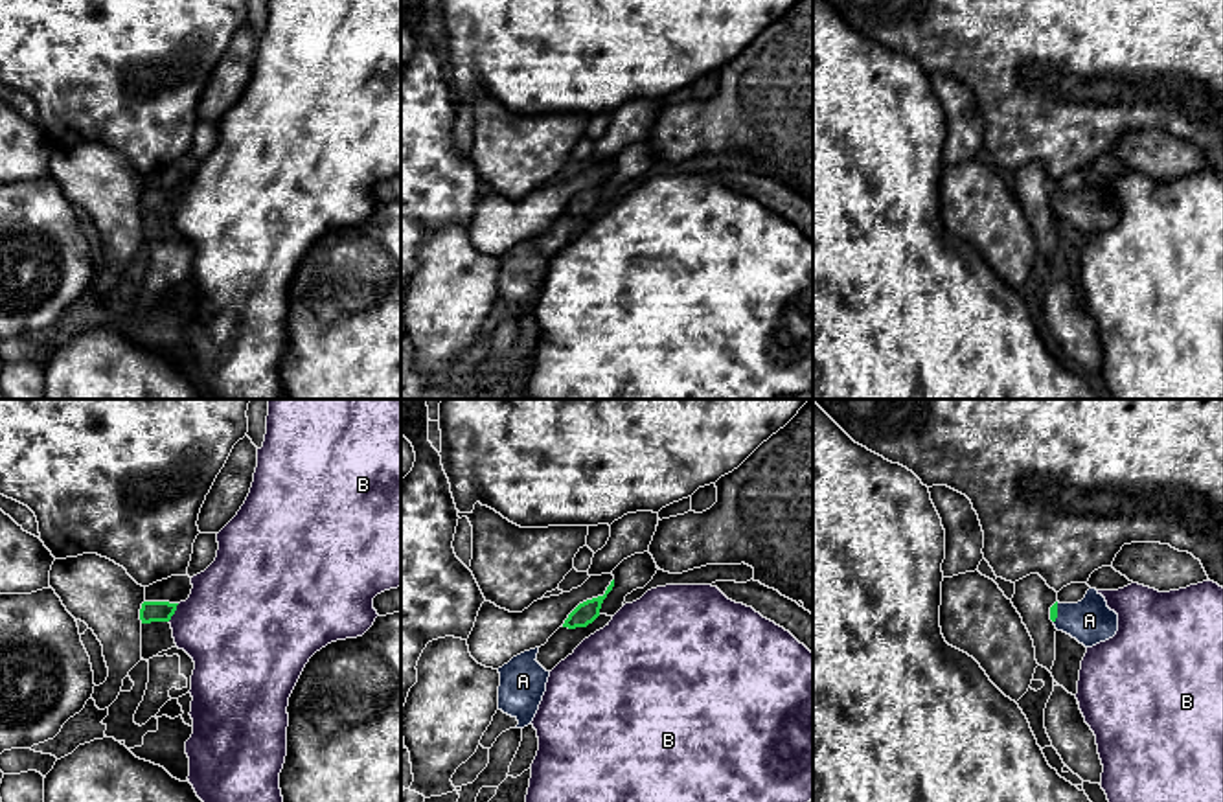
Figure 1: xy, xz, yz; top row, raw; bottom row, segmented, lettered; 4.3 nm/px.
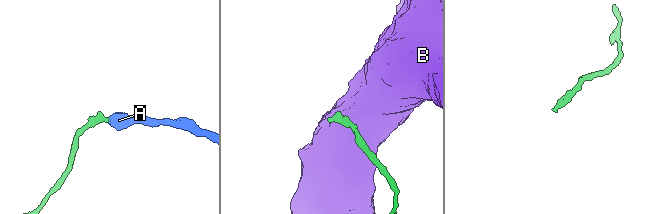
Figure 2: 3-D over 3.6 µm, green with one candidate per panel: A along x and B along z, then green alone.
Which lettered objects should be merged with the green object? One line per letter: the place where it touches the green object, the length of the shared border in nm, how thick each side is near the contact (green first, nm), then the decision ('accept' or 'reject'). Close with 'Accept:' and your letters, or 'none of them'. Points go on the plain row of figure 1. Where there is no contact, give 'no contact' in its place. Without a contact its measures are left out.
A: yz (1056, 201) | 100 nm | 30/190 nm | accept
B: xy (173, 201) | 90 nm | 100/440 nm | reject
Accept: A

